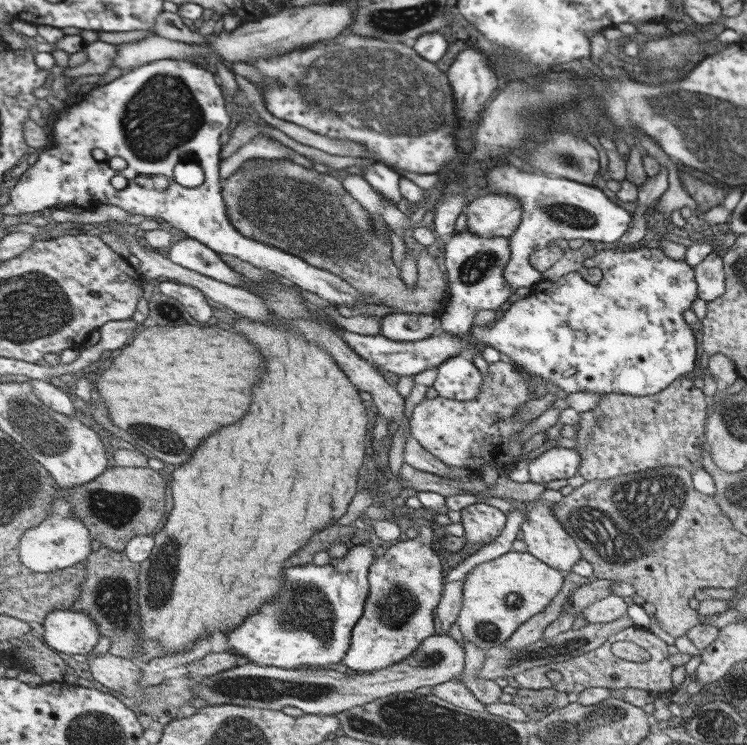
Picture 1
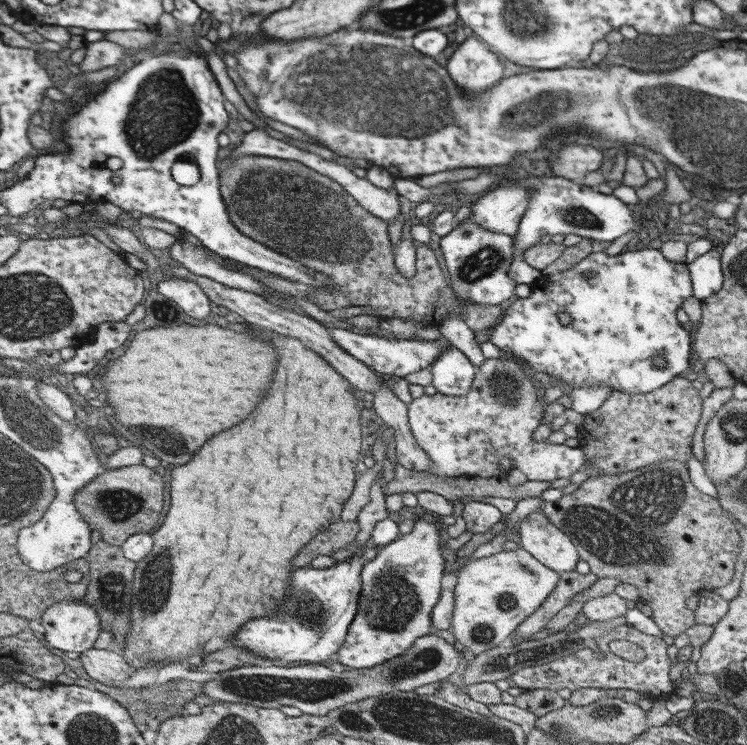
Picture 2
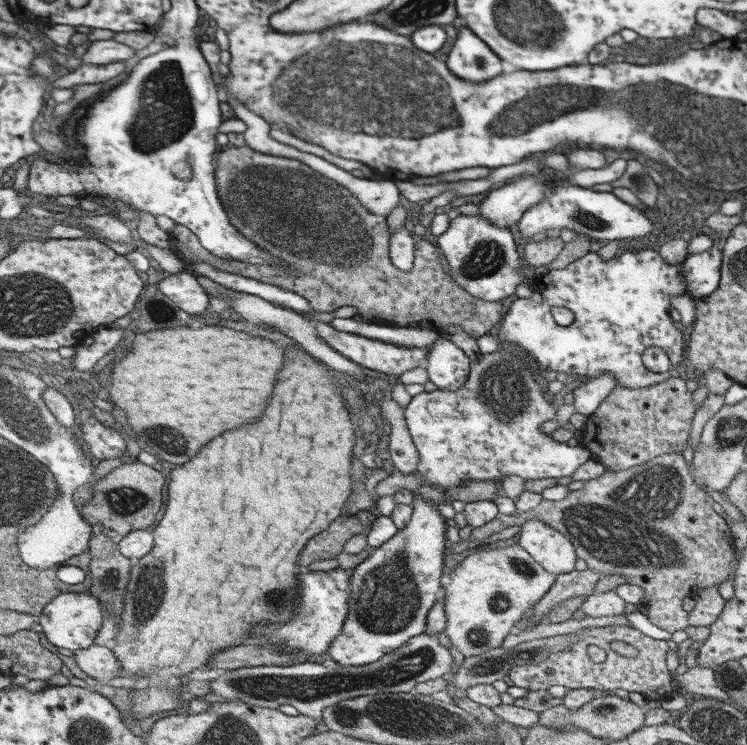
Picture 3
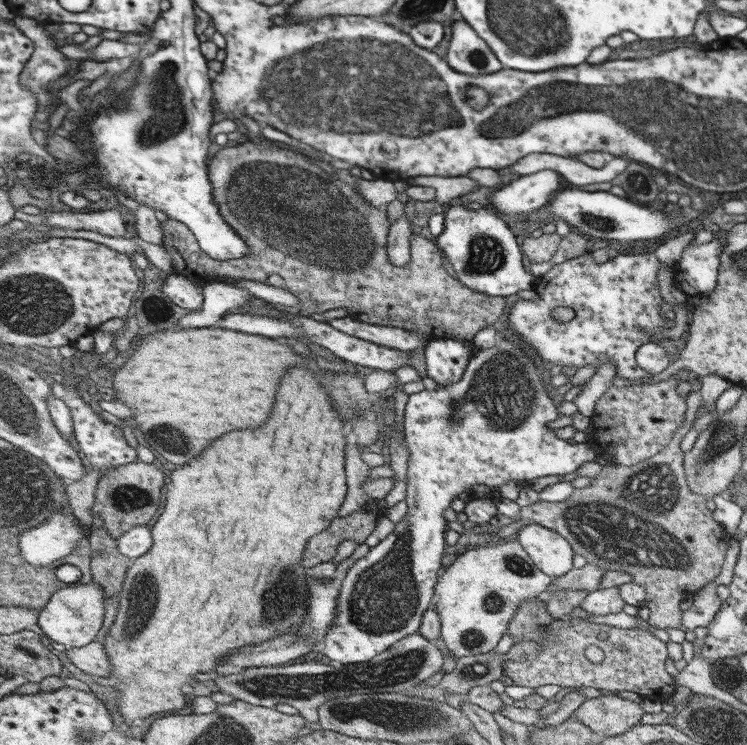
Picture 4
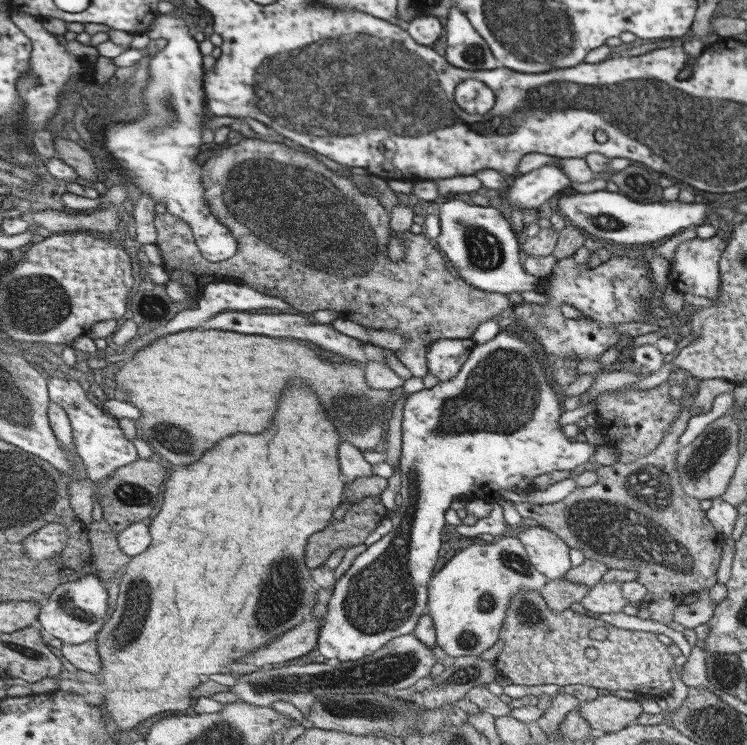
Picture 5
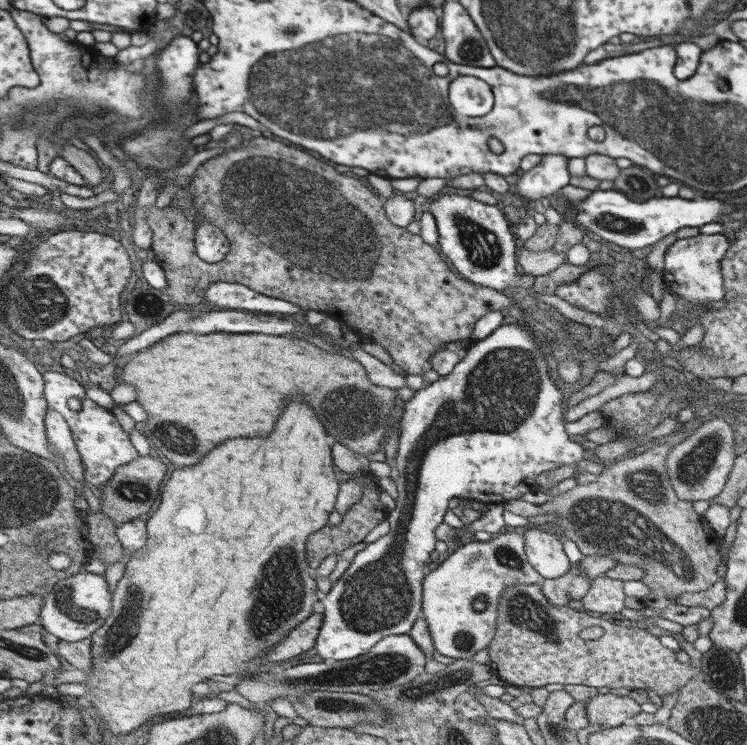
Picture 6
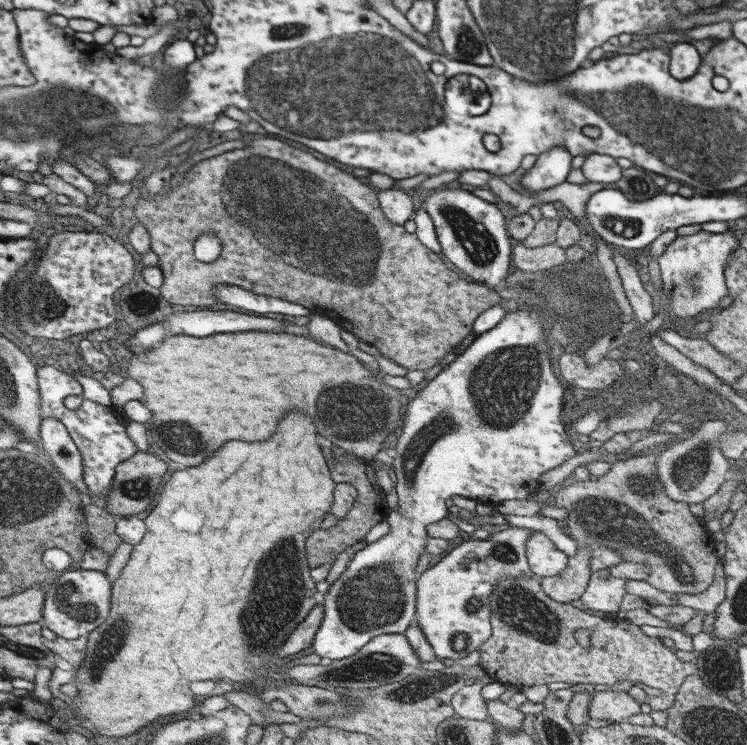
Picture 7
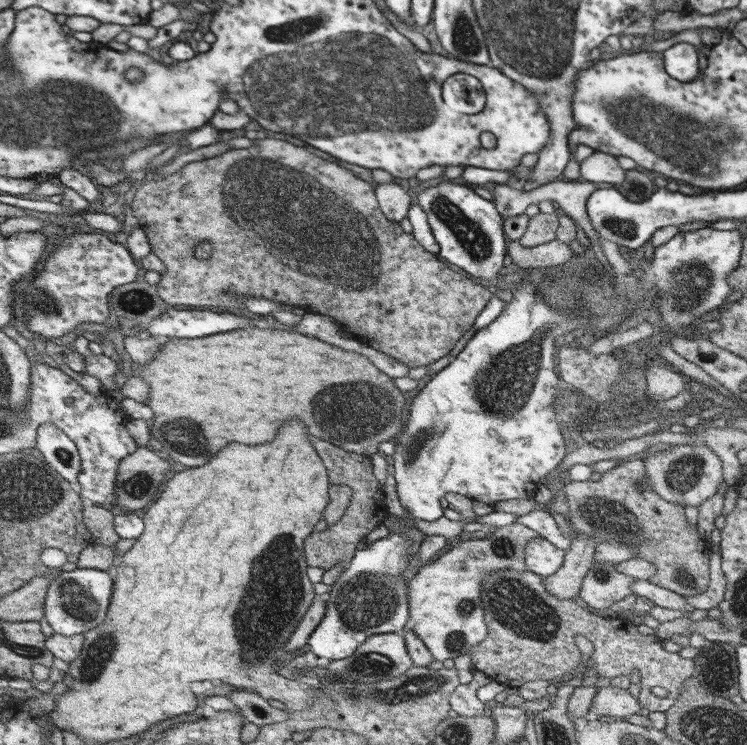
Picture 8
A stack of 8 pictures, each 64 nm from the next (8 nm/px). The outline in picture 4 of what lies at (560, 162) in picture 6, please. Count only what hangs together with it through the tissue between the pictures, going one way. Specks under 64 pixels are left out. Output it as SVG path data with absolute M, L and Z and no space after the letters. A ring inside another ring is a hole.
M544 169L526 176L520 175L502 189L494 190L488 203L500 213L523 218L543 208L563 185L564 177L559 172Z

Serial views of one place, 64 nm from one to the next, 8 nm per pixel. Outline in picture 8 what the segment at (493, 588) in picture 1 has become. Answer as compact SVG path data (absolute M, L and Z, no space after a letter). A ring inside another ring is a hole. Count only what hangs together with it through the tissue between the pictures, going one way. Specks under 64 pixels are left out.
M510 523L489 529L485 539L462 541L435 562L429 562L407 582L409 592L410 631L426 644L435 660L443 662L468 654L488 637L484 607L481 604L481 580L498 569L526 571L527 542L539 536L538 532L519 524Z

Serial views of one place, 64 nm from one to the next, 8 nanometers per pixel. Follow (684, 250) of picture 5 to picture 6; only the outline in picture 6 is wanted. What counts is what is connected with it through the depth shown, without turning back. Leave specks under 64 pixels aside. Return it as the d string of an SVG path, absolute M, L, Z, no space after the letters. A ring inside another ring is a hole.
M698 233L694 237L678 239L664 255L663 278L668 285L667 290L678 298L686 298L692 304L708 304L724 299L725 279L721 261L729 249L730 240L722 236L722 233Z

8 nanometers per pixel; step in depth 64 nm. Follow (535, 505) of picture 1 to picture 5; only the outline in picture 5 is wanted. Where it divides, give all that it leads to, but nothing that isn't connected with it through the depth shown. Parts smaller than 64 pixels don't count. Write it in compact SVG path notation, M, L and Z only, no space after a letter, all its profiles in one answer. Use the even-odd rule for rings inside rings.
M544 526L523 527L515 531L526 552L529 562L548 580L564 578L572 570L569 546L554 531Z

